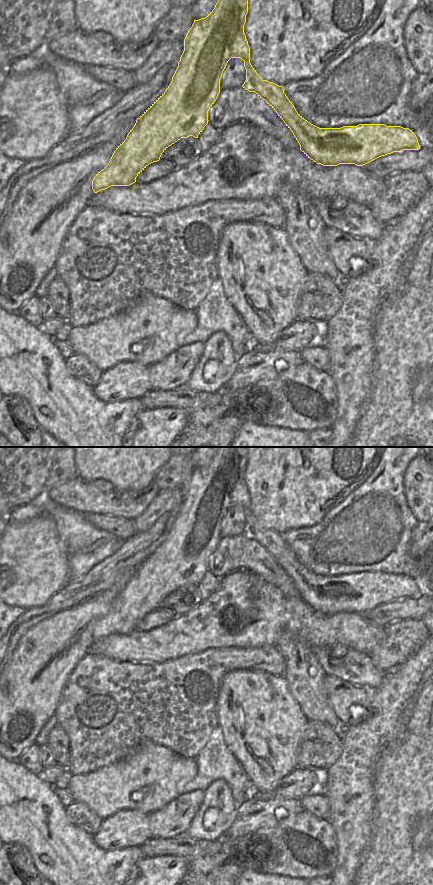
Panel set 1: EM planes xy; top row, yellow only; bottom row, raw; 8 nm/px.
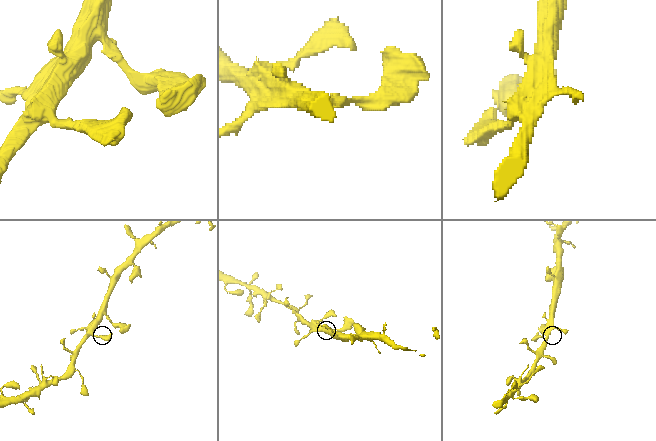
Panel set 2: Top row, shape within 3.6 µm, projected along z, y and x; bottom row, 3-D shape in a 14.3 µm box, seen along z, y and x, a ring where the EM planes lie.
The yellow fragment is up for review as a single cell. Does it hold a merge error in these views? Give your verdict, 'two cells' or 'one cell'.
one cell

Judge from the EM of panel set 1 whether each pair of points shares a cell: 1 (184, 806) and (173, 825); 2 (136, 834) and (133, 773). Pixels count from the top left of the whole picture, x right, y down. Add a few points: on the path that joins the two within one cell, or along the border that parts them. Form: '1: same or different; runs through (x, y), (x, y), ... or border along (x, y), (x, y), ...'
1: same; runs through (180, 811), (173, 820)
2: different; border along (147, 813), (136, 810), (119, 810), (112, 815)

